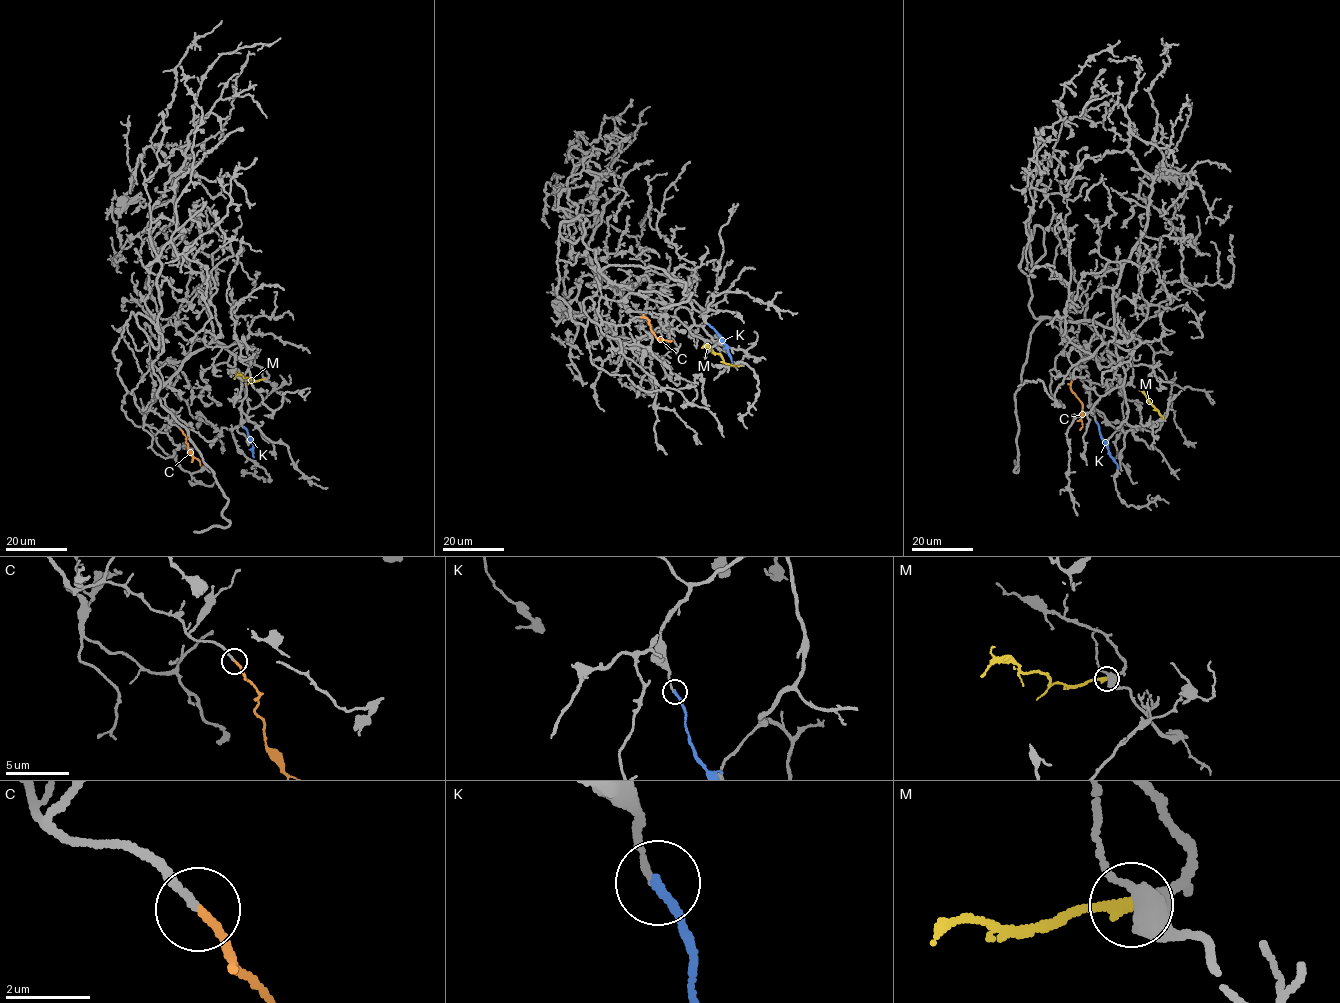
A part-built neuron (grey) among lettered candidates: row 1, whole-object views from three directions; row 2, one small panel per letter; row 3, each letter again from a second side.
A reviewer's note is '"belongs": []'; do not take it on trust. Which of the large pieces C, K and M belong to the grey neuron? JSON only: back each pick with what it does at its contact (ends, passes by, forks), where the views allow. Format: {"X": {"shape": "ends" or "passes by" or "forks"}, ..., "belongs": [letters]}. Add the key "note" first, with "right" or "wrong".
{"note": "wrong", "C": {"shape": "ends"}, "belongs": ["C"]}

